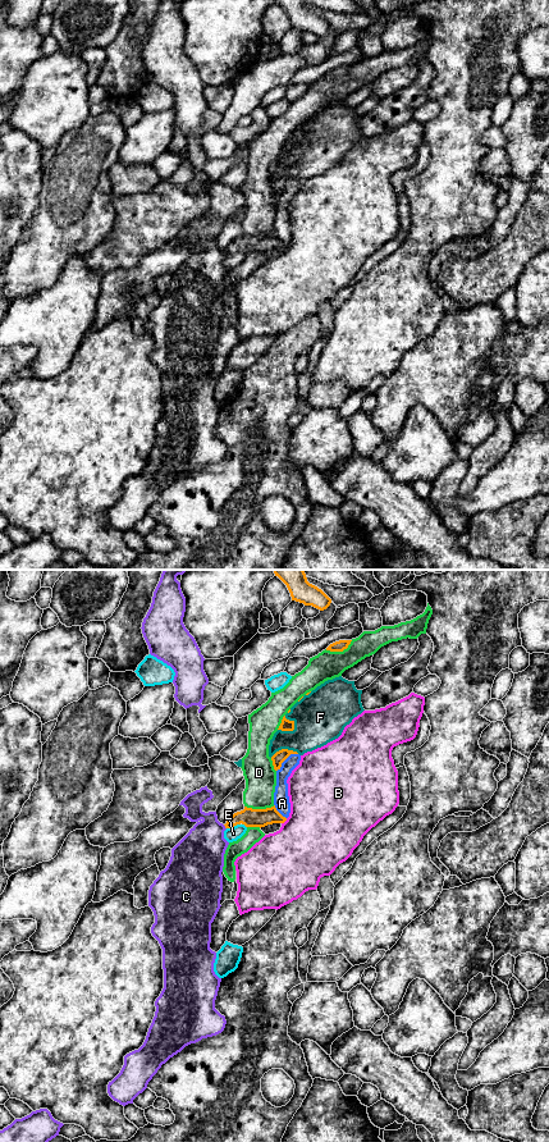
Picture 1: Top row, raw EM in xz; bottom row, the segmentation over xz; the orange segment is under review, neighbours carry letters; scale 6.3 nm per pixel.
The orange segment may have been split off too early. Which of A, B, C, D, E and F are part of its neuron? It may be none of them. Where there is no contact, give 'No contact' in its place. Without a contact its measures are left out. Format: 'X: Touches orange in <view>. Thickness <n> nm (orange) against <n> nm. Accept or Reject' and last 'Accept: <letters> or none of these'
A: Touches orange in xz. Thickness 80 nm (orange) against 100 nm. Reject
B: Touches orange in xz. Thickness 120 nm (orange) against 460 nm. Reject
C: Touches orange in xz. Thickness 120 nm (orange) against 320 nm. Reject
D: Touches orange in xz. Thickness 120 nm (orange) against 200 nm. Reject
E: Touches orange in xz. Thickness 120 nm (orange) against 90 nm. Reject
F: Touches orange in xz. Thickness 70 nm (orange) against 320 nm. Reject
Accept: none of these

